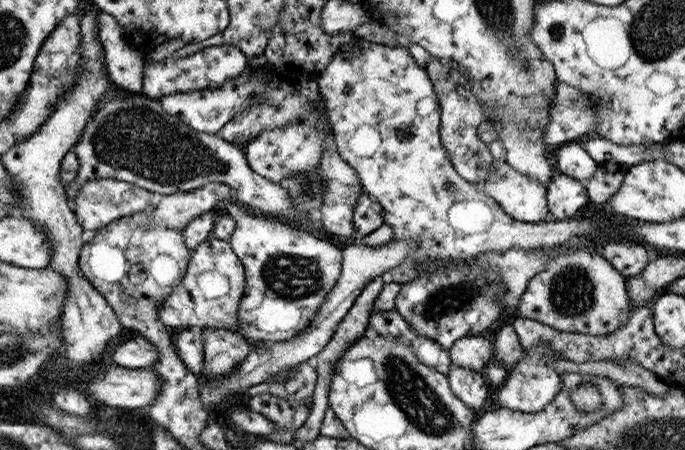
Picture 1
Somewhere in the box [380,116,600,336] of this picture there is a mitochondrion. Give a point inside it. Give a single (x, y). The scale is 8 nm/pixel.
(440, 303)

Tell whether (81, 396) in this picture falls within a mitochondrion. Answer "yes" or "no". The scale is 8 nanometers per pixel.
no

